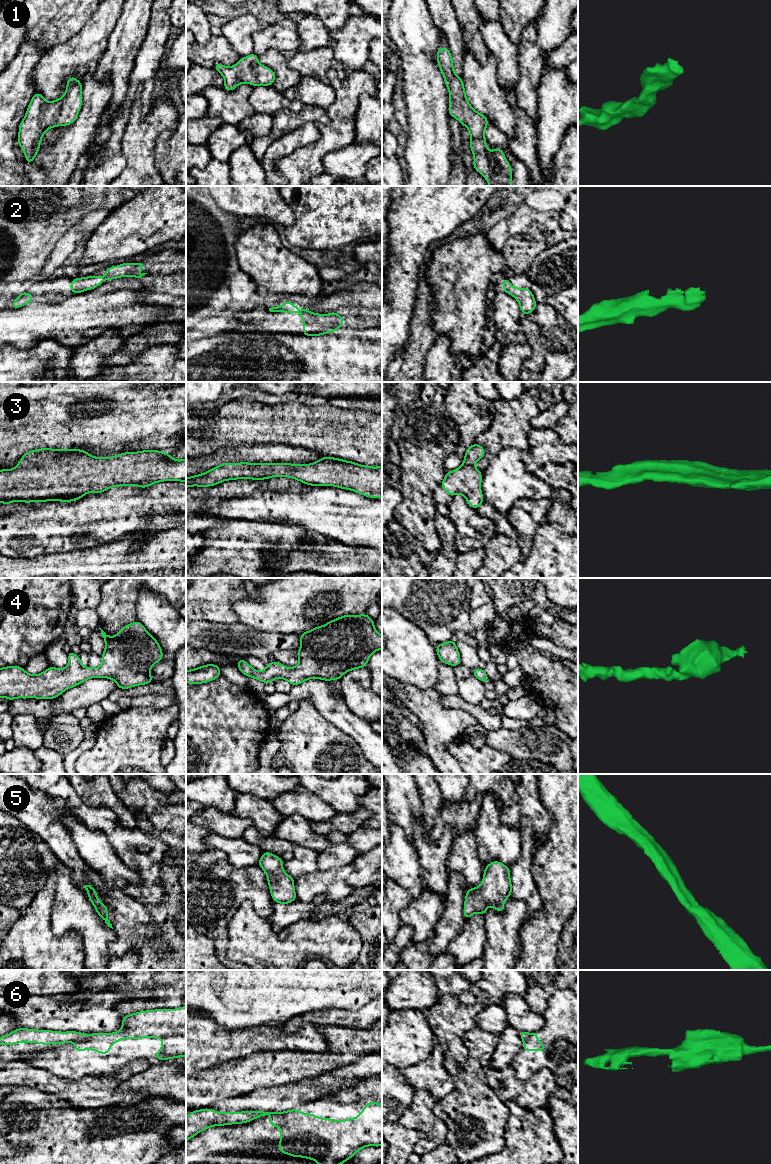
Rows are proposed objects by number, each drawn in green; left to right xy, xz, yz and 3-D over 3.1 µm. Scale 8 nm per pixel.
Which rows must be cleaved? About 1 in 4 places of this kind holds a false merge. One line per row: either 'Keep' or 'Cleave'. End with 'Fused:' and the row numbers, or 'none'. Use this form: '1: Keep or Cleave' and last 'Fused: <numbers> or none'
1: Keep
2: Keep
3: Keep
4: Keep
5: Cleave
6: Cleave
Fused: 5, 6

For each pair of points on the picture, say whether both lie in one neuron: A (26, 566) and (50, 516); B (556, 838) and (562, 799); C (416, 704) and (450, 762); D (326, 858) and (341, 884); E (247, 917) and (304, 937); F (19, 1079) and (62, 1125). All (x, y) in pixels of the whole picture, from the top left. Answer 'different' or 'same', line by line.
A: different
B: same
C: same
D: different
E: same
F: different

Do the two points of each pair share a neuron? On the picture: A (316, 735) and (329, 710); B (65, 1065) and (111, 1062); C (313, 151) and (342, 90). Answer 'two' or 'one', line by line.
A: two
B: one
C: one

